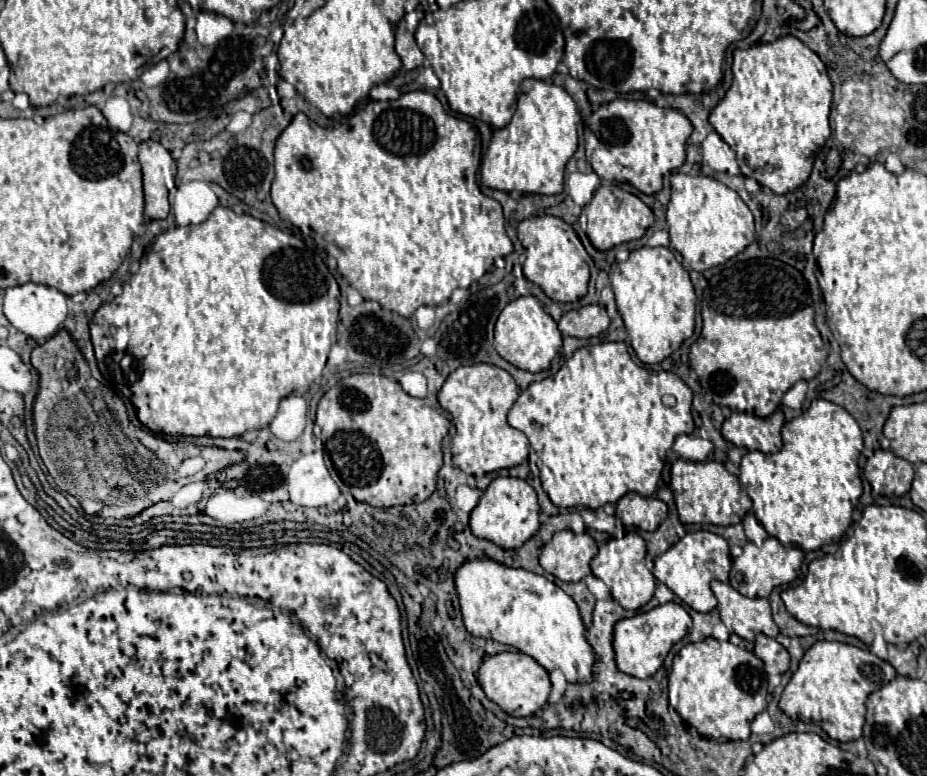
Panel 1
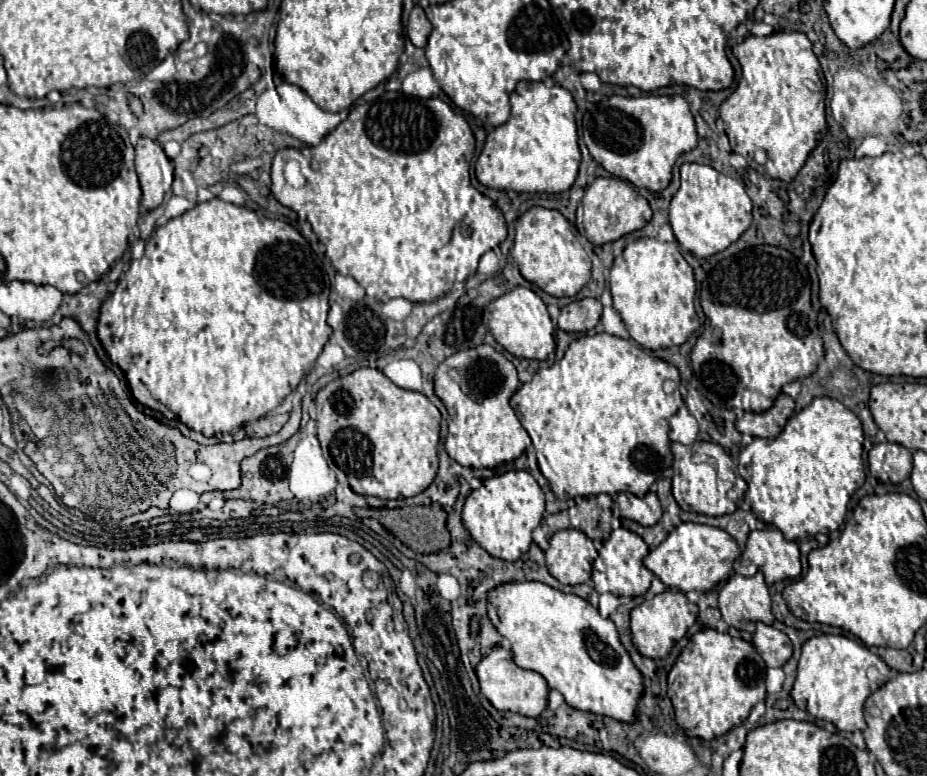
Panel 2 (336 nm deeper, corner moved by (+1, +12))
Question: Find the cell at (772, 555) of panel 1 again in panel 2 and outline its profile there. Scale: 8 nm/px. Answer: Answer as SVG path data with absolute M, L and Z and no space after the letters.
M754 530L748 536L744 552L734 562L734 572L742 574L742 576L752 576L756 572L762 572L766 578L766 584L774 584L774 582L786 580L786 578L796 578L802 572L798 544L786 540L780 530Z

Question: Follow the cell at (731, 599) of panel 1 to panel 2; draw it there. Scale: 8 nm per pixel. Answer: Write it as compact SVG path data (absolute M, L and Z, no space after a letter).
M762 574L728 578L718 592L718 606L728 626L754 632L756 622L772 624L770 594Z

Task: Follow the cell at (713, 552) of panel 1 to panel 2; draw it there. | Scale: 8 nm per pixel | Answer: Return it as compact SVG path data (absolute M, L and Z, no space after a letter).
M682 522L668 534L668 538L658 548L648 552L648 556L644 558L644 566L652 570L670 588L678 588L682 592L708 592L714 584L720 584L728 578L728 574L732 572L732 564L738 556L740 548L736 540L722 528Z

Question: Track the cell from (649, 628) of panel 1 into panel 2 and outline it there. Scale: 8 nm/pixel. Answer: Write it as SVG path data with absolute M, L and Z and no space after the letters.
M666 590L662 594L656 594L650 600L644 600L640 606L636 606L630 614L630 630L632 630L632 642L636 650L642 656L648 658L666 658L672 650L672 646L686 634L686 630L696 622L698 606L688 602L684 592L680 590Z

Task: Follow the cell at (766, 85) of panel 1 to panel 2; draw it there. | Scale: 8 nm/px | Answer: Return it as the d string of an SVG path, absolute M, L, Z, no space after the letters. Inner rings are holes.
M772 32L764 38L748 36L742 44L736 44L732 52L742 66L742 78L732 96L726 98L718 108L720 118L726 124L726 134L730 138L732 152L744 156L748 160L748 166L752 166L760 174L792 182L798 170L804 166L808 154L818 144L818 134L826 128L826 86L820 62L812 52L812 44L804 32ZM760 148L768 154L766 164L754 162L754 152Z

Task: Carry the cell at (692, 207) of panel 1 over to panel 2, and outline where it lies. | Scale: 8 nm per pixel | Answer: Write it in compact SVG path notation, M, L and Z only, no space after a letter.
M682 164L682 184L670 202L670 226L683 252L708 258L726 250L752 222L752 202L744 184L706 164Z

